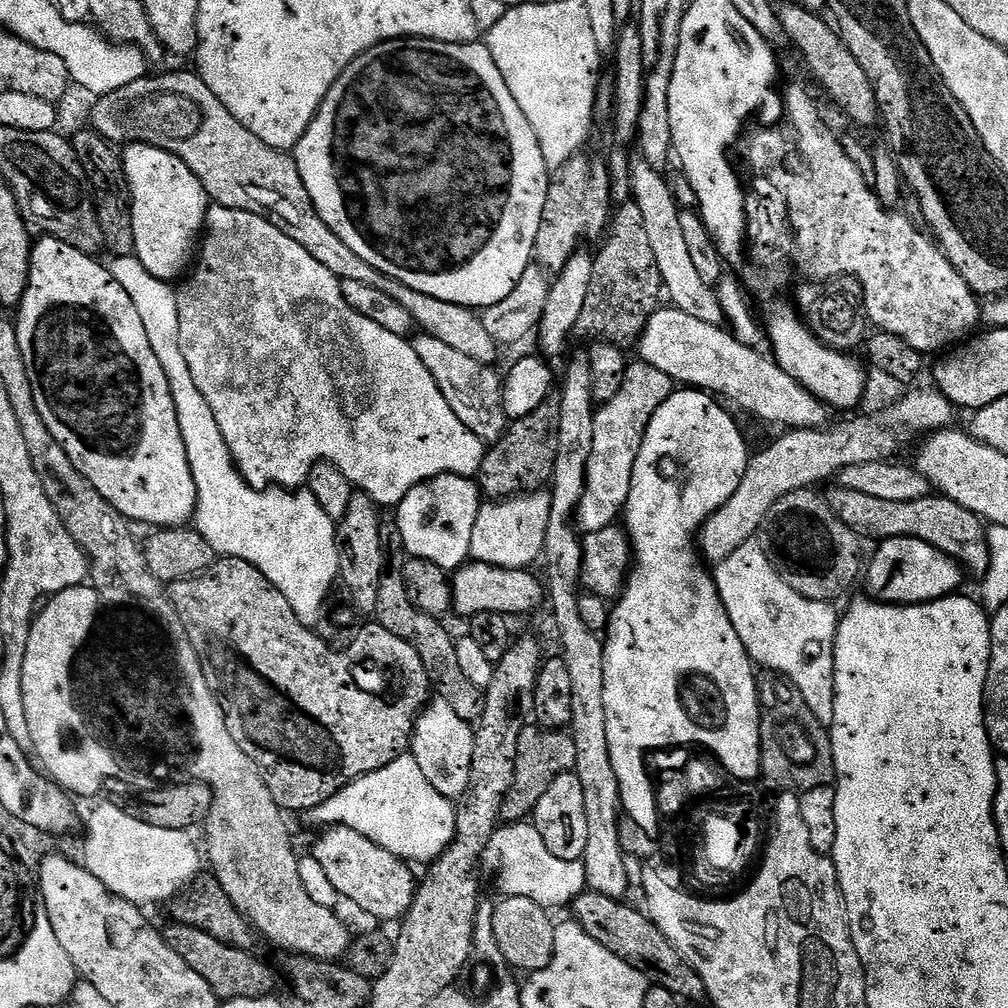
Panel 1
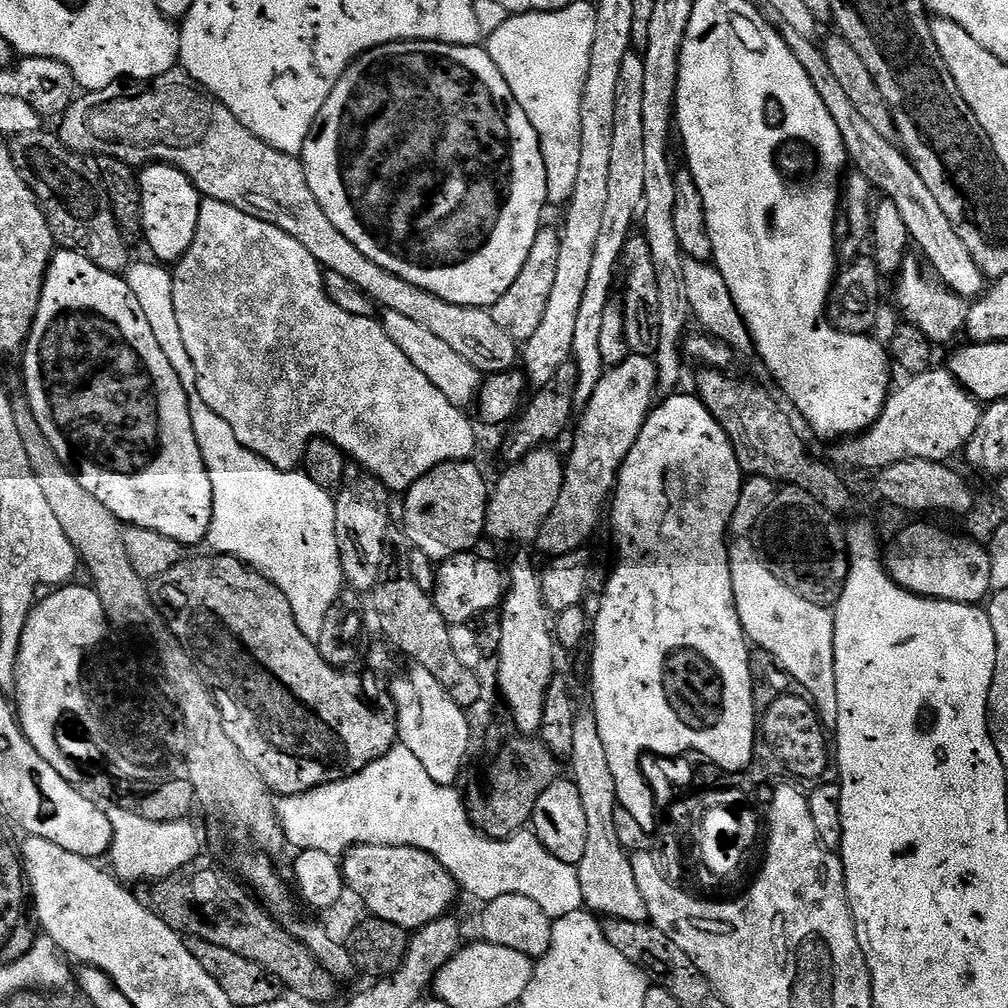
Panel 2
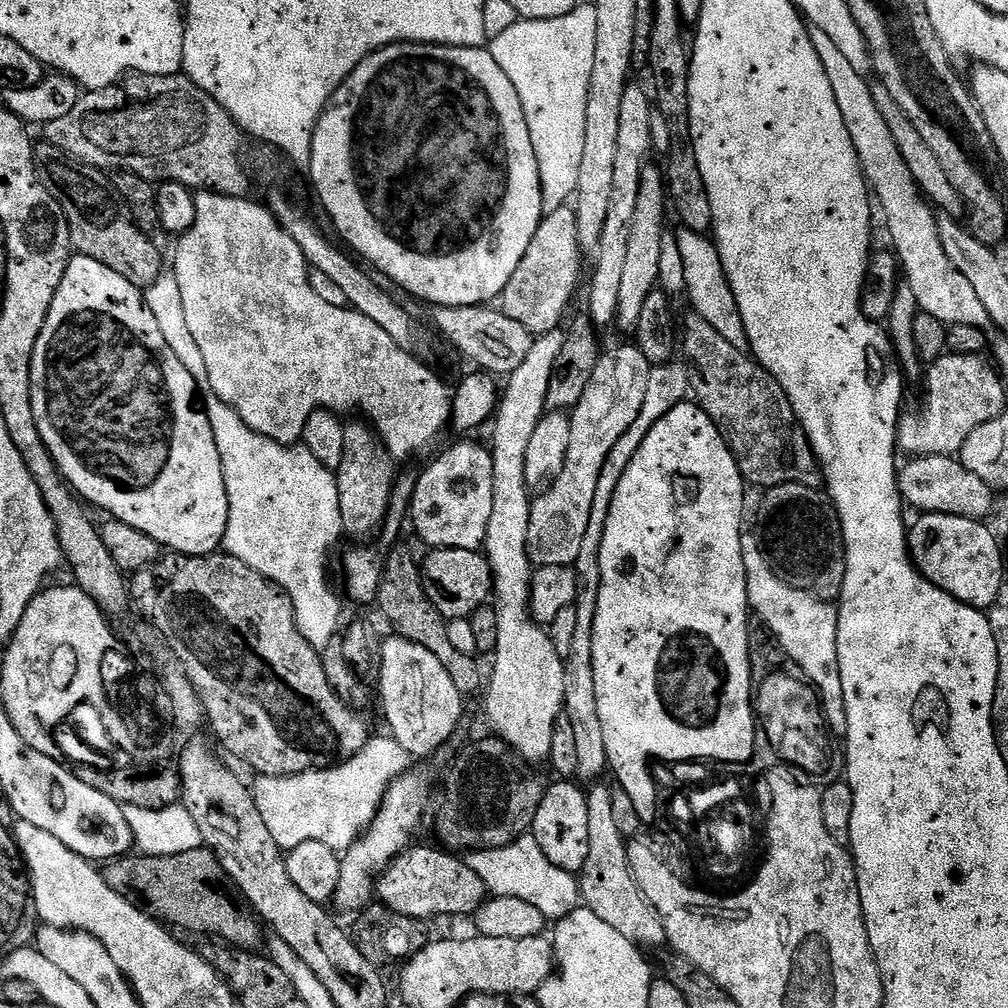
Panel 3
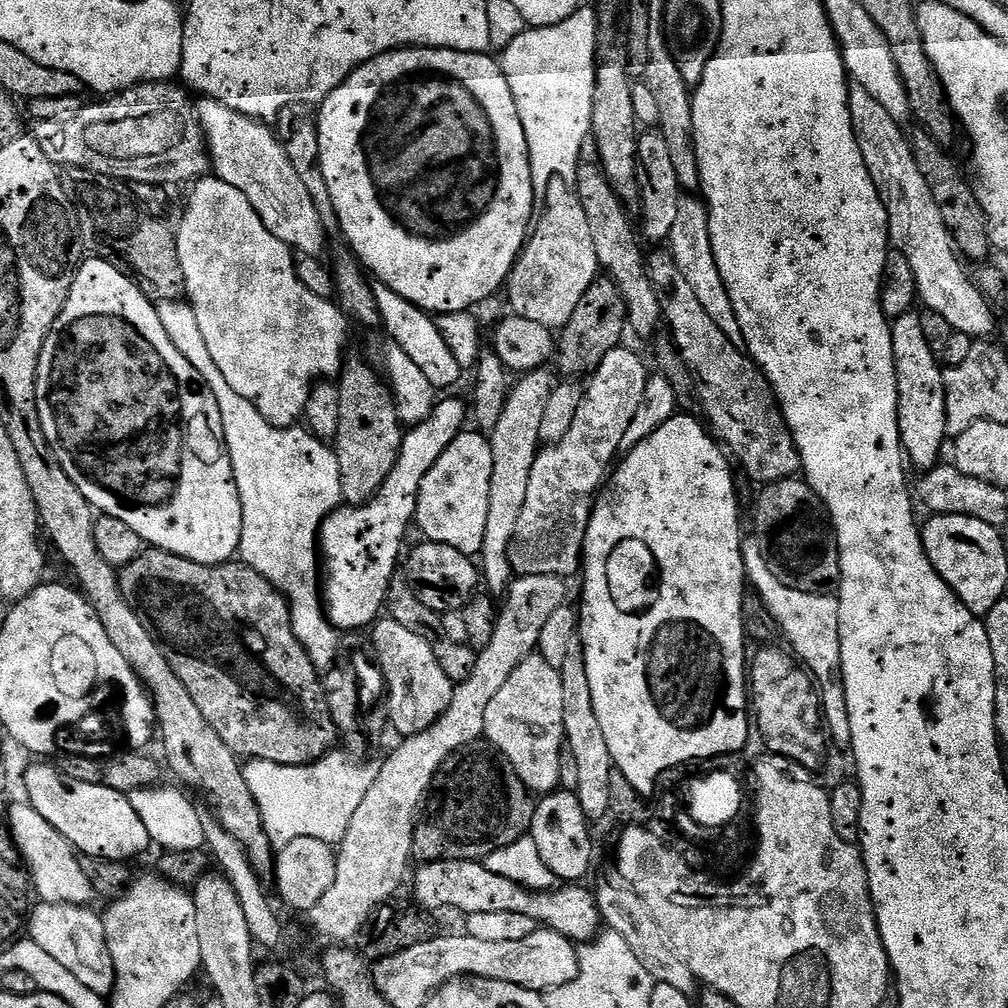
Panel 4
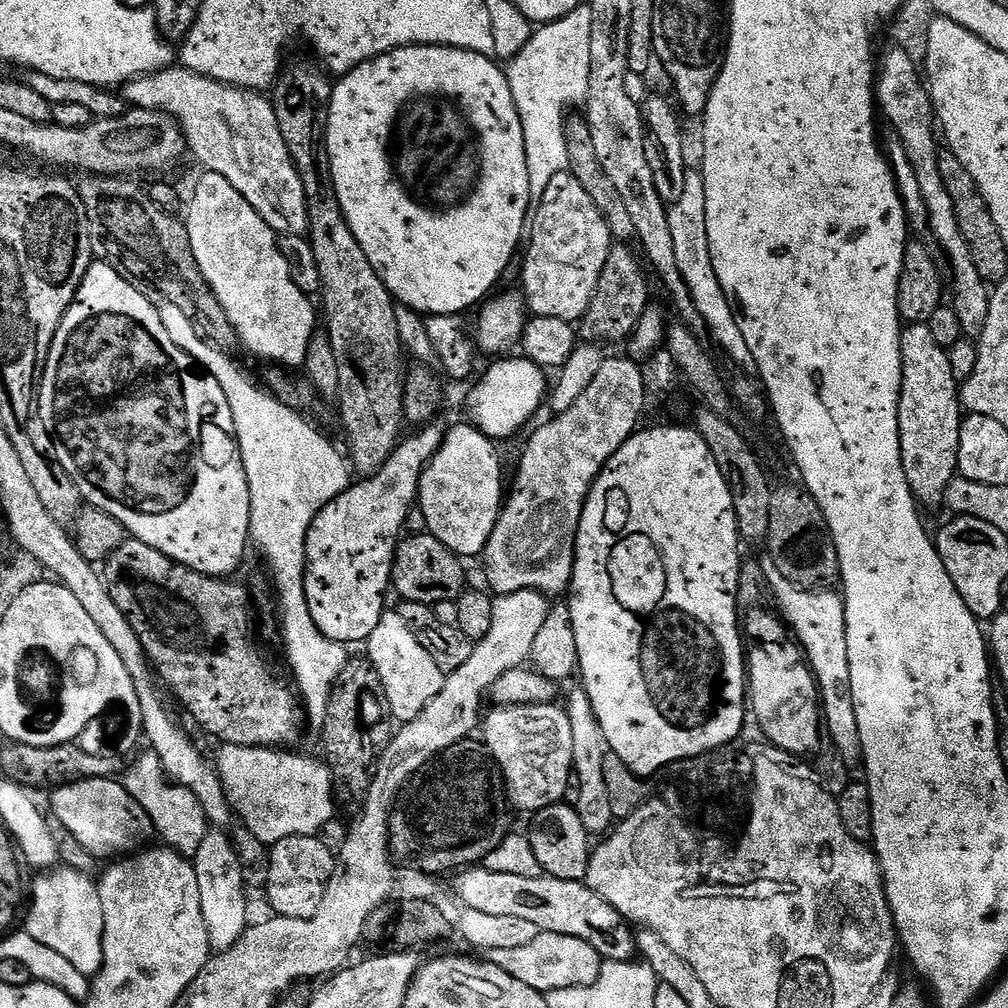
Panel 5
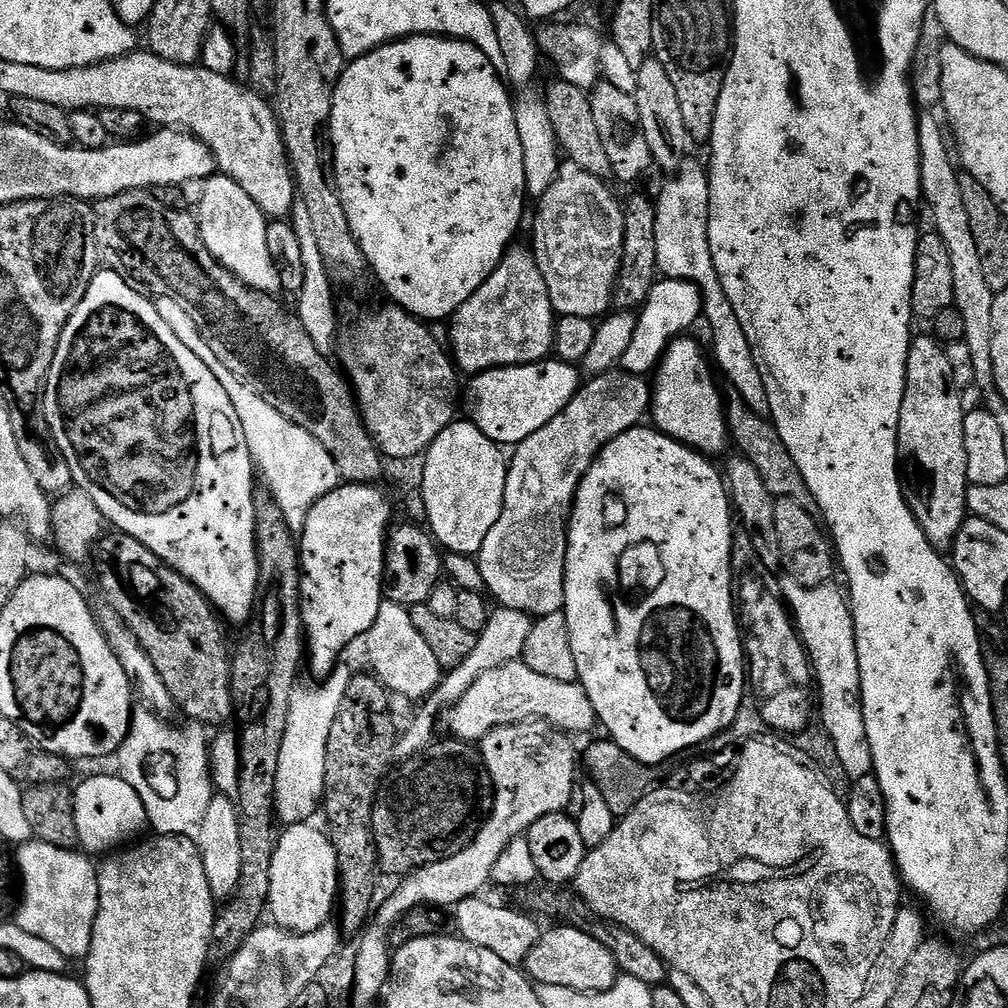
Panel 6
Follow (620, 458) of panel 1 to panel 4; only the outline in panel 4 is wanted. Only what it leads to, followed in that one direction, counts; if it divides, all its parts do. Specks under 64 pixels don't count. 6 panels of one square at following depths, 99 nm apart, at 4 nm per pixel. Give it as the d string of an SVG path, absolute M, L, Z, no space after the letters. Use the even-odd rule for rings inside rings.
M627 346L610 350L610 354L602 358L591 377L592 385L589 383L585 387L582 406L578 406L578 414L574 414L574 426L566 430L566 438L541 447L534 462L534 470L530 470L530 483L526 485L526 506L522 506L522 515L518 518L518 526L508 551L510 566L516 576L550 574L569 578L581 571L584 539L592 517L592 505L617 459L626 430L630 430L630 422L642 402L649 375L650 369L644 365L638 353L631 352Z

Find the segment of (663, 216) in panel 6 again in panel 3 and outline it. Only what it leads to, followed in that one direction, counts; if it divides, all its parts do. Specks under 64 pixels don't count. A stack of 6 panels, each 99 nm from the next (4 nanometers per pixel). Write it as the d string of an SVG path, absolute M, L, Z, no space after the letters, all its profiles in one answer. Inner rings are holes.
M681 231L676 236L678 250L682 250L682 262L686 265L686 300L692 303L691 311L702 317L714 330L730 342L738 350L748 352L746 326L742 322L742 314L738 310L738 302L734 302L734 290L730 290L730 282L722 270L722 258L718 254L715 243L703 232Z

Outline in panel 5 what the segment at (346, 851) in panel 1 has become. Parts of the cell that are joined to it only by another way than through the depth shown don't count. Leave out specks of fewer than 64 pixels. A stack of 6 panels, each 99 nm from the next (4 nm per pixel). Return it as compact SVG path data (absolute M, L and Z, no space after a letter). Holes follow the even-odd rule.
M469 866L455 873L452 888L456 896L461 900L461 905L470 910L479 910L482 914L495 914L522 918L538 926L541 932L550 934L566 934L570 938L582 938L582 942L590 942L594 950L608 962L635 961L638 956L636 947L636 932L633 925L625 920L602 894L590 890L590 886L584 880L567 880L566 878L554 878L547 874L541 874L534 878L522 878L522 874L498 874L494 870L483 866Z

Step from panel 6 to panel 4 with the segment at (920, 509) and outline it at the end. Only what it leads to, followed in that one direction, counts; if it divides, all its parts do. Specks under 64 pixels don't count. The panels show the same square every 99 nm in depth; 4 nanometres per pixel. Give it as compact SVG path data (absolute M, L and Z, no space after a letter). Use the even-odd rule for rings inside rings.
M913 310L891 321L896 377L898 378L898 426L904 455L919 470L937 467L944 452L944 440L949 439L946 412L945 369L941 357L926 342L922 331L921 313Z

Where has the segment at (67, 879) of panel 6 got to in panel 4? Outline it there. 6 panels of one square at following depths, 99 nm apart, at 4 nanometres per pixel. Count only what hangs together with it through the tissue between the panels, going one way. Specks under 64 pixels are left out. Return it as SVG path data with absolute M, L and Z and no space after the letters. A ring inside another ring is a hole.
M37 903L30 912L30 939L46 954L51 954L61 966L66 966L78 982L82 982L94 994L107 997L116 987L114 962L108 953L108 943L104 933L104 922L99 911L91 912L91 907L82 904Z

